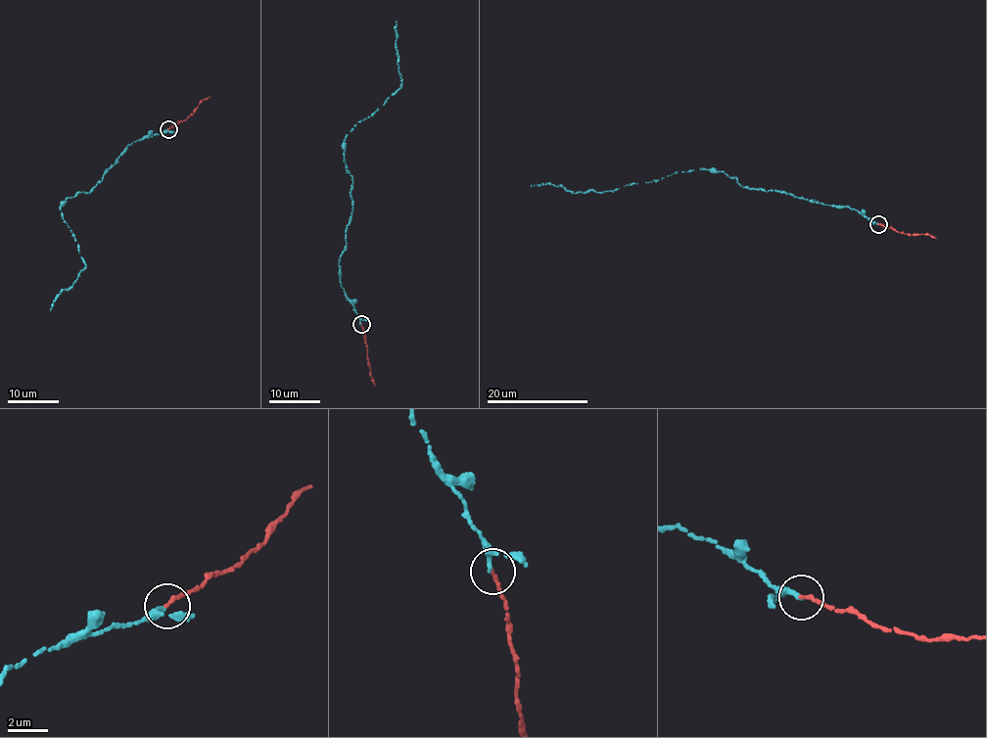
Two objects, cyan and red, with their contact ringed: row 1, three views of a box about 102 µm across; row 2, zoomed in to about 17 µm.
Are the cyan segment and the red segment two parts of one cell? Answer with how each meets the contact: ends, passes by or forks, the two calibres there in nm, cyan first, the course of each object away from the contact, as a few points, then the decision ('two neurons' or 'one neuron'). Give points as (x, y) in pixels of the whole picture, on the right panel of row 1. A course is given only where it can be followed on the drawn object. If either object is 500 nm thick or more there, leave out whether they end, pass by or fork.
cyan ends | red ends | 240/200 nm | cyan via (877, 223), (849, 207), (742, 187), (734, 177), (707, 169), (602, 193), (531, 186) | red via (878, 224), (910, 236), (928, 234), (936, 238) | one neuron

